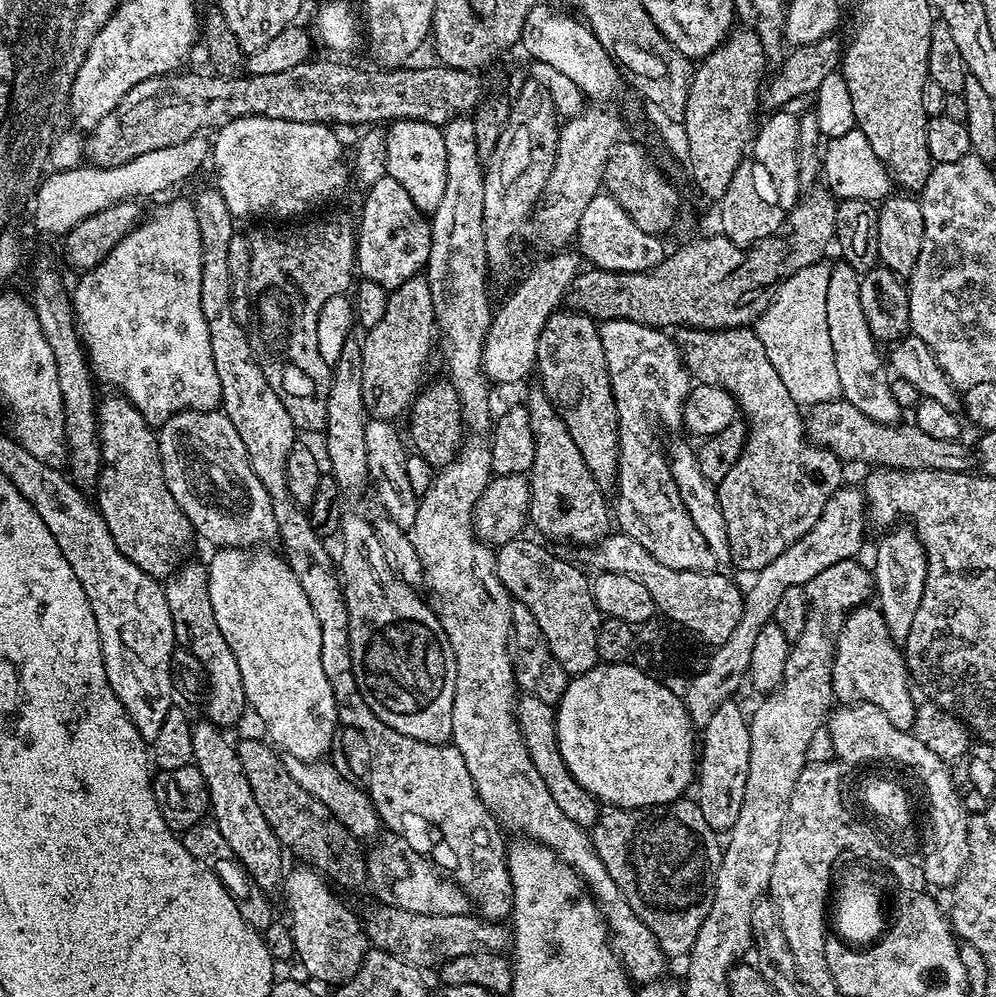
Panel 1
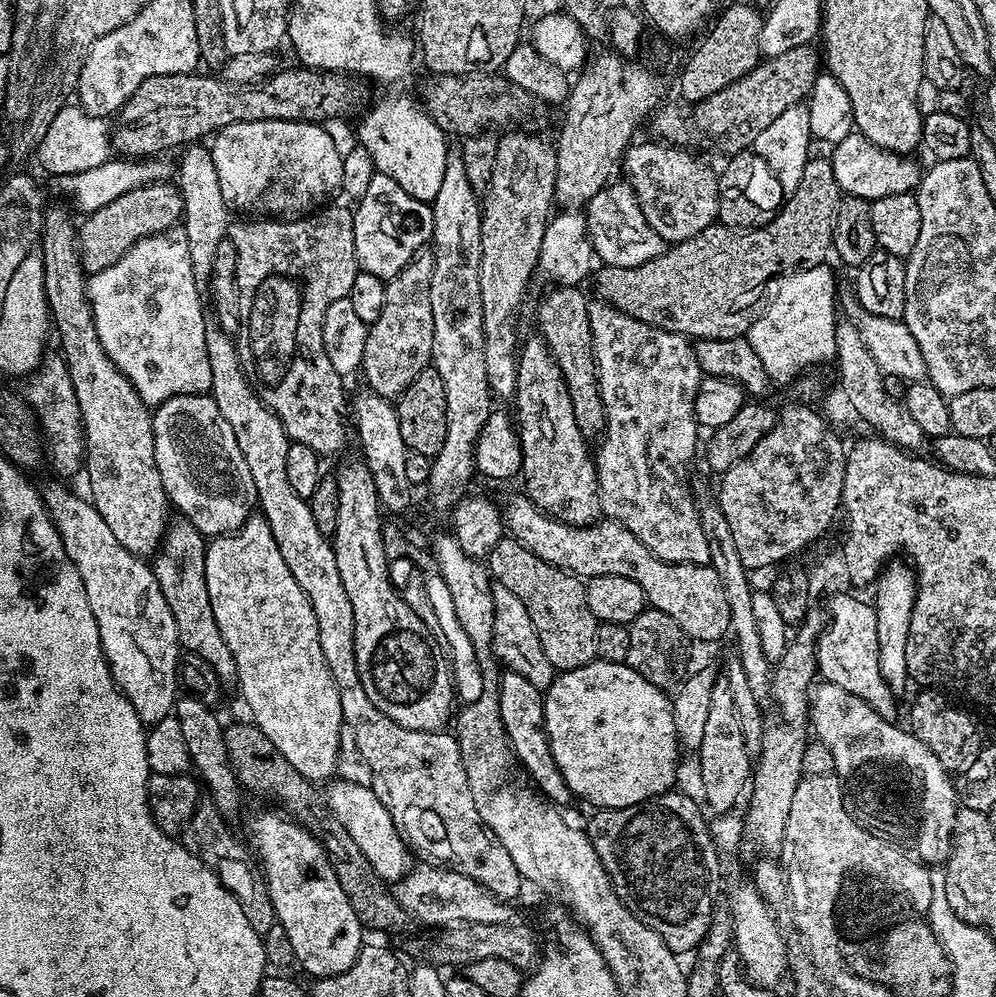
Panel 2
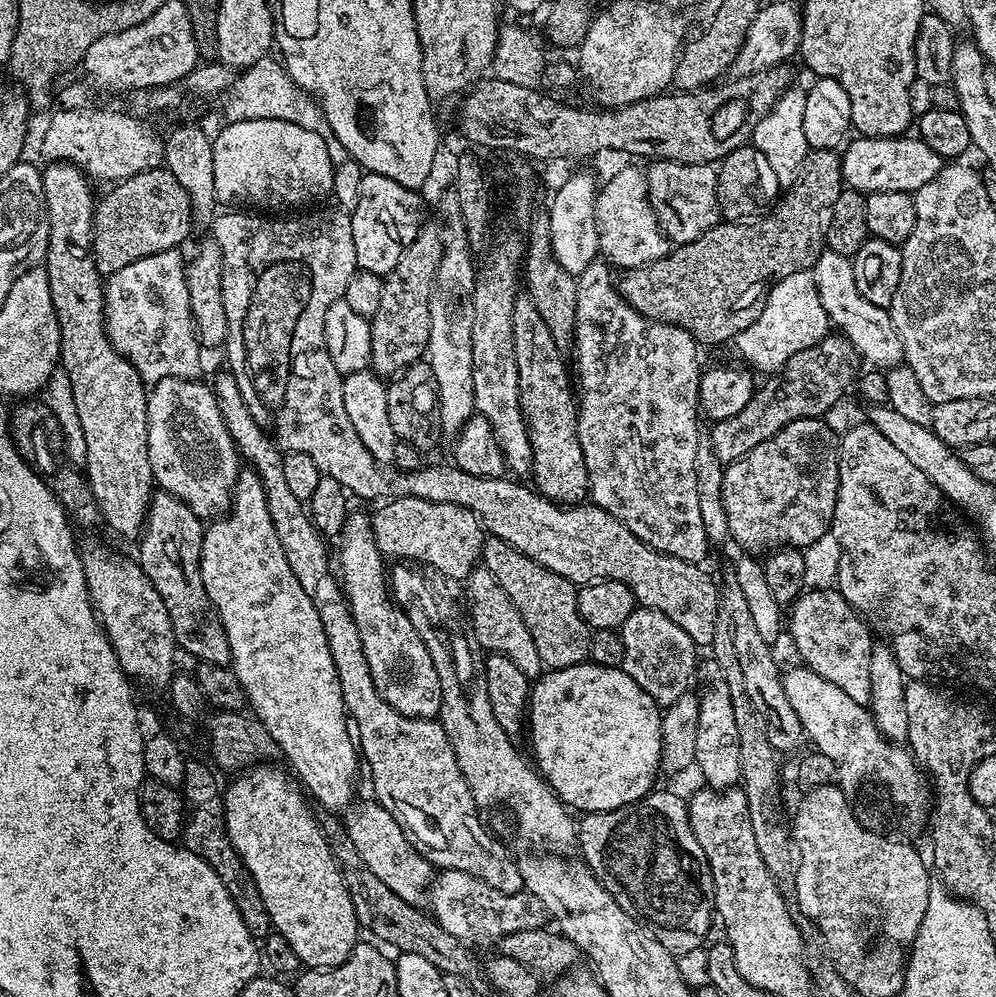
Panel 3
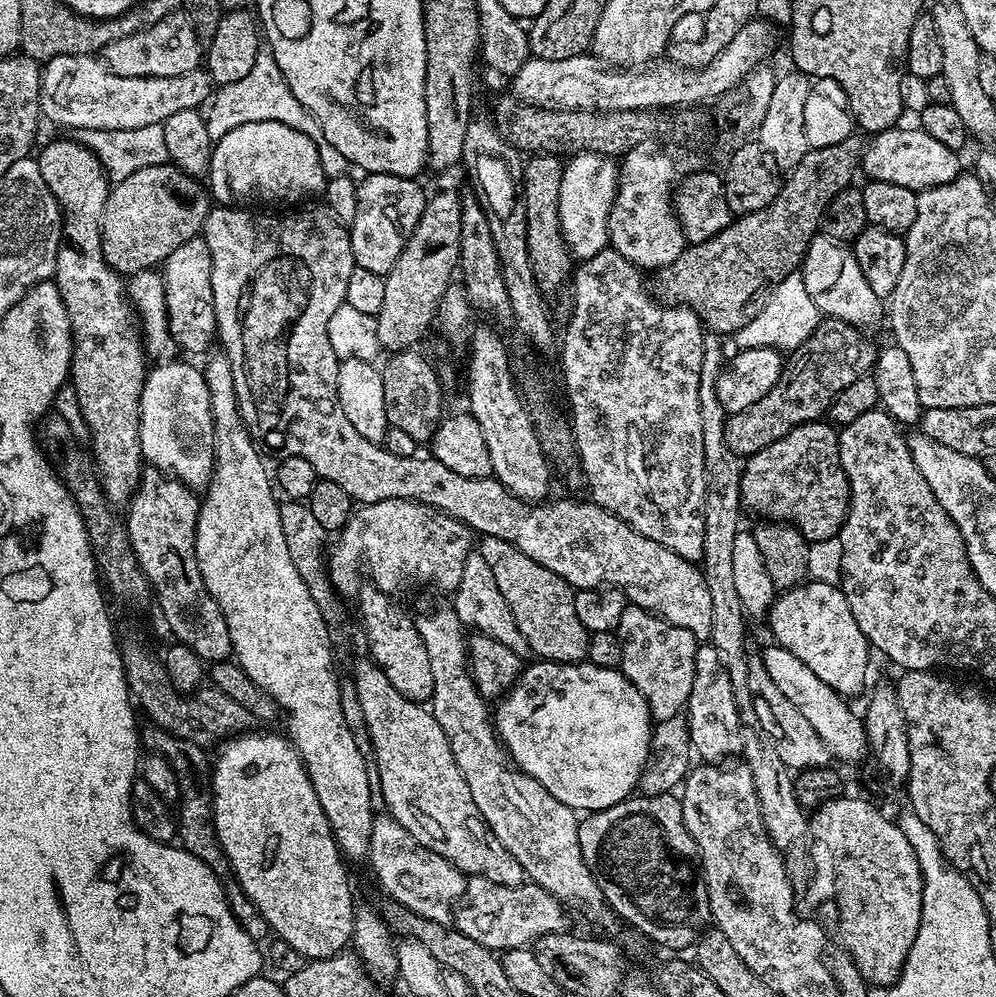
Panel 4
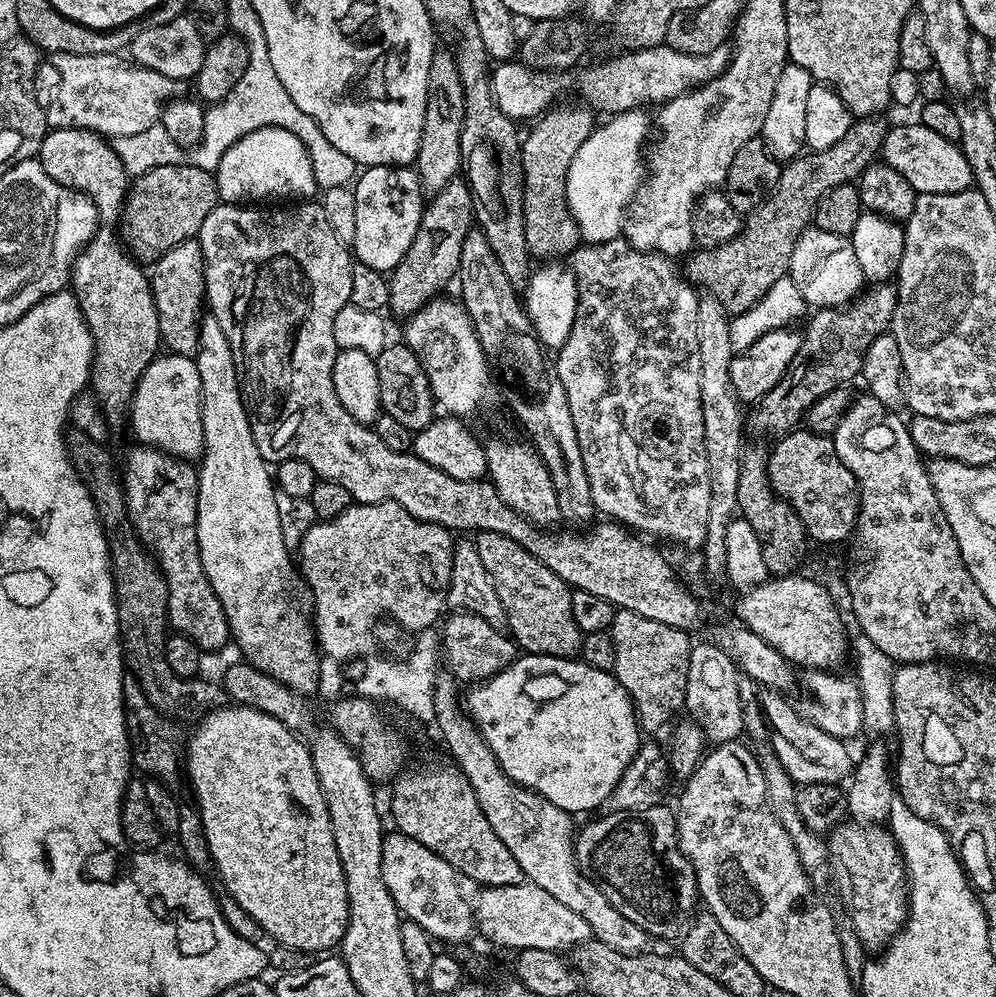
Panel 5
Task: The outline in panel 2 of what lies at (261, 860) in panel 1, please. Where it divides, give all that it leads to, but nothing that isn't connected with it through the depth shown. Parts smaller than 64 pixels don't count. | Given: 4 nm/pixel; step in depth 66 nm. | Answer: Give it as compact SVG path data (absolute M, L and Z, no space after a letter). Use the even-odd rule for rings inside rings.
M181 695L176 701L174 715L182 726L182 739L186 741L186 750L192 755L192 768L202 781L203 787L210 795L210 802L218 806L218 810L226 818L233 818L240 812L240 795L242 789L232 769L232 763L224 741L225 725L215 716L213 709L197 696Z

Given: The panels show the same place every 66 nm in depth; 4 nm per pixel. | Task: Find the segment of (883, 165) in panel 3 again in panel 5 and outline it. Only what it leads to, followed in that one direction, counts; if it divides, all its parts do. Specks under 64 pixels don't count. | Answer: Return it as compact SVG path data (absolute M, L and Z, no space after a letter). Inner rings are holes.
M919 122L908 124L905 128L889 127L882 160L888 167L898 170L898 174L902 174L918 194L967 192L974 184L970 162L966 162L959 143L942 138L942 134L934 134L934 130Z

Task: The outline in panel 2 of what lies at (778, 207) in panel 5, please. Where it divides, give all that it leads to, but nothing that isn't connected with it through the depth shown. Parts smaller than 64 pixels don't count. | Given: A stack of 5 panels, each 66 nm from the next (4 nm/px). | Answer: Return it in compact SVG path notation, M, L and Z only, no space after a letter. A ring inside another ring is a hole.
M809 158L806 170L802 170L802 182L798 182L798 190L794 190L794 194L783 201L784 205L779 205L775 218L763 228L737 230L717 222L694 234L694 238L686 238L665 247L662 254L650 258L650 262L642 262L642 266L605 264L597 267L594 272L595 295L604 303L622 310L622 314L638 318L638 322L646 322L667 332L676 332L693 341L743 337L748 327L768 306L768 283L771 280L779 281L799 268L813 268L829 259L827 256L830 256L832 247L834 218L838 214L841 195L838 182L834 182L831 159Z

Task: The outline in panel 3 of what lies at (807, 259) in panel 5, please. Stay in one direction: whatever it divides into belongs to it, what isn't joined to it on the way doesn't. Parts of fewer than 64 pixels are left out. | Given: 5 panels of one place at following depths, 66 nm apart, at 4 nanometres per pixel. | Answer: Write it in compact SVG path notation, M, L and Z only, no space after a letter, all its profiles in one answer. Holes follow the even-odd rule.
M831 250L821 252L814 265L814 275L818 286L818 298L826 306L829 321L838 327L839 335L844 336L856 348L859 359L876 370L899 368L905 363L904 343L898 338L898 330L892 321L892 313L887 308L866 302L858 292L858 282L854 282L851 259Z

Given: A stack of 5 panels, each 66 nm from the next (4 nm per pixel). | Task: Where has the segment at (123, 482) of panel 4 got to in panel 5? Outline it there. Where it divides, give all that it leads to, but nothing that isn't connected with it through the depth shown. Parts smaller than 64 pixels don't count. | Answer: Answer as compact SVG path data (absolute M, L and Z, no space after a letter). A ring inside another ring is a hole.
M85 128L49 130L44 135L38 159L42 170L46 170L54 182L89 196L100 214L96 235L72 261L70 290L76 295L94 341L90 392L104 416L113 422L123 412L125 415L137 382L162 348L160 315L152 297L149 273L140 269L143 267L136 257L118 239L117 229L115 232L108 225L121 219L130 177L111 143L99 132Z

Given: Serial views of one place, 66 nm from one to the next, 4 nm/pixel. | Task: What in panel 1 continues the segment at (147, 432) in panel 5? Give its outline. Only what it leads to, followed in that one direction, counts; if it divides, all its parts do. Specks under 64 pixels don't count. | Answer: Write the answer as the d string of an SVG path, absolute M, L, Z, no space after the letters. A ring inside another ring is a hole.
M190 409L188 412L174 414L165 424L159 425L160 457L164 481L174 494L174 502L182 506L186 518L190 518L192 531L217 549L247 548L268 546L278 536L278 522L274 520L274 506L270 506L270 494L266 494L266 486L258 482L258 474L250 466L250 458L246 454L246 446L242 446L242 438L238 438L238 430L234 430L234 422L225 416L223 411Z

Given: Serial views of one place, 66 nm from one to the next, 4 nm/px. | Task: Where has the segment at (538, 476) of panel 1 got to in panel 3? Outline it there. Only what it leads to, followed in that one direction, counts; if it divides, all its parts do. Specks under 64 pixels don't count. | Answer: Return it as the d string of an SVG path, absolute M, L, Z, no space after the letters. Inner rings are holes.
M526 294L517 295L514 302L514 355L518 366L518 390L521 396L521 410L529 432L529 444L533 448L531 478L536 479L535 491L547 500L561 506L579 504L589 495L588 471L582 458L582 446L578 438L576 413L578 396L574 391L574 380L570 375L570 364L564 361L565 353L554 342L554 334L546 327L538 306Z

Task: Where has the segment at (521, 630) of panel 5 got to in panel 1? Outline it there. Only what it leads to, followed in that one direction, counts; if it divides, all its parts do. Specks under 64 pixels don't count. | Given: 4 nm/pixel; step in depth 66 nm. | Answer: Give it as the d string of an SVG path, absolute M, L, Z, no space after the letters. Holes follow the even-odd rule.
M524 539L511 540L495 549L498 578L513 601L525 604L530 610L530 614L534 614L534 618L538 618L538 626L542 626L542 634L546 638L554 658L558 658L562 670L566 670L569 677L580 676L586 670L595 668L599 661L598 634L602 615L598 606L595 605L589 577L584 577L583 570L575 568L570 561L555 556L548 548L543 548L539 544L539 542L541 543L539 539L536 539L537 541Z

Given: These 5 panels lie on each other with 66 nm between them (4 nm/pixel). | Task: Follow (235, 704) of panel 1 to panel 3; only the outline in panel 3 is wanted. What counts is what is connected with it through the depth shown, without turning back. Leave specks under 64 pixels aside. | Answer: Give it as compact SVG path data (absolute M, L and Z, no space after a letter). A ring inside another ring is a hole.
M163 490L153 491L152 502L148 505L148 517L144 519L143 529L138 537L140 543L140 556L138 563L140 569L147 574L150 582L154 582L154 590L162 594L162 602L166 602L166 614L170 614L170 626L174 630L176 647L181 653L189 652L193 661L207 662L210 664L231 665L232 651L230 642L226 638L226 630L206 594L206 586L202 582L202 570L200 569L200 547L204 541L205 521L199 520L182 502L169 492Z

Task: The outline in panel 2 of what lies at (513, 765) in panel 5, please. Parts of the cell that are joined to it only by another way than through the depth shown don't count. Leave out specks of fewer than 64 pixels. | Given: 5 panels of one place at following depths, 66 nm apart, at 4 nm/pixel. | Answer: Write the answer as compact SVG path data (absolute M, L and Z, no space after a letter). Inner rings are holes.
M595 659L586 666L578 666L569 672L559 673L552 681L552 685L544 692L544 729L548 735L548 748L552 751L554 762L558 766L566 786L570 786L573 797L580 799L581 796L586 803L593 804L591 806L593 809L625 808L641 804L656 796L661 796L662 793L669 791L675 785L672 783L676 780L676 763L679 762L680 756L682 757L682 749L674 730L674 710L669 693L665 689L654 686L654 682L642 678L642 674L638 674L638 670L634 670L626 662L615 664Z

